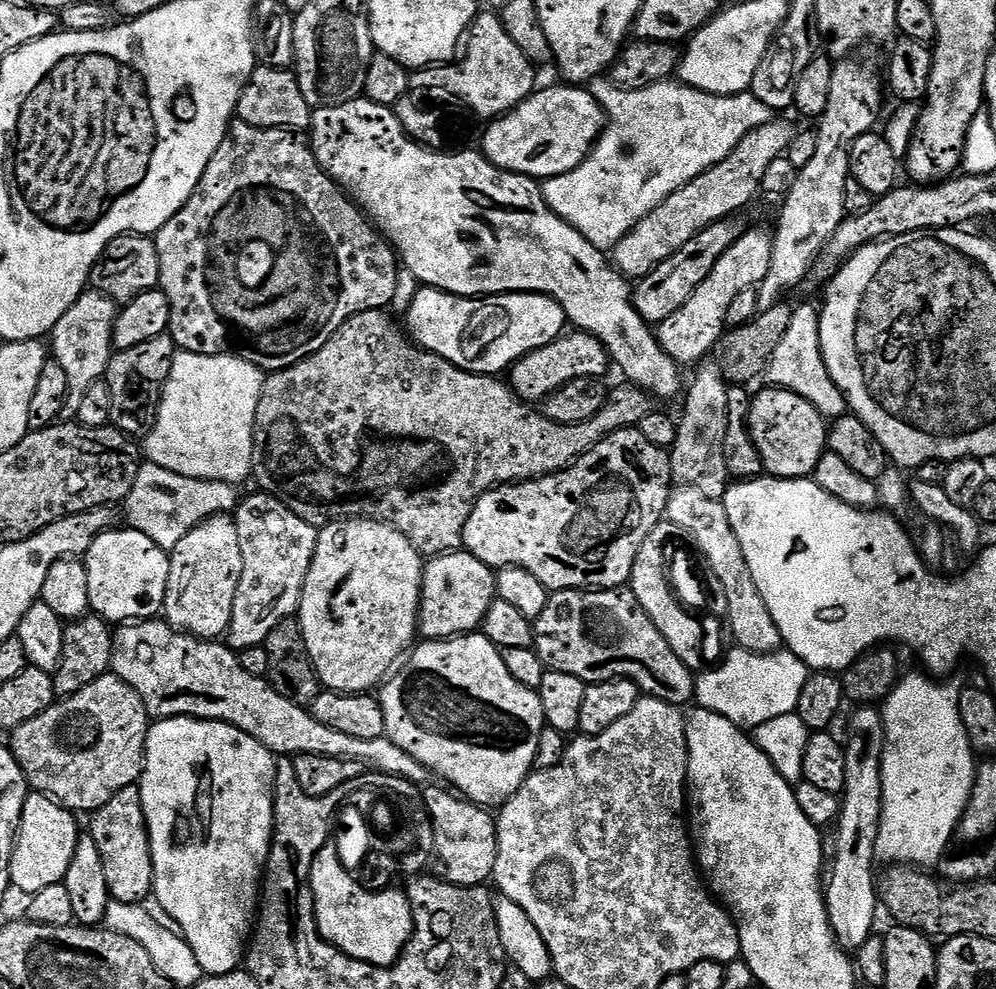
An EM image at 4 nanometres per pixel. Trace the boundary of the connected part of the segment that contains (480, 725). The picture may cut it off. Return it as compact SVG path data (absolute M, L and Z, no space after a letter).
M483 634L453 636L450 640L424 640L423 642L417 643L415 647L407 653L403 663L401 663L378 688L380 709L384 715L384 730L388 739L395 742L397 746L404 750L410 758L414 758L420 763L422 767L427 768L433 777L441 776L445 781L440 780L443 781L445 785L455 789L465 801L481 806L489 806L488 804L496 804L495 806L503 805L504 801L508 800L520 789L522 782L533 771L536 743L540 737L540 732L546 727L539 691L522 686L522 682L510 678L510 670L506 670L500 653L501 649L495 648Z

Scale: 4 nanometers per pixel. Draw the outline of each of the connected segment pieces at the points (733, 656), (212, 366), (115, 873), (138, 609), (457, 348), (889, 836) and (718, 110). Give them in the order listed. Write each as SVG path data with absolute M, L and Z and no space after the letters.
M745 648L732 650L713 672L703 672L696 676L695 703L722 714L722 718L745 730L753 730L772 718L795 713L798 695L810 675L810 669L792 652L748 652Z
M177 351L172 357L172 369L158 396L160 409L156 412L156 425L144 444L147 463L157 464L186 478L217 480L240 486L244 479L252 476L252 427L265 379L261 368L234 355L203 356Z
M130 787L116 792L106 806L91 813L90 820L90 835L102 858L102 874L106 876L109 897L118 904L140 904L147 896L149 899L152 892L152 855L139 791Z
M127 526L120 527L99 532L94 542L88 544L88 551L82 556L89 609L112 626L153 619L164 607L164 590L168 581L169 553L154 542L150 542L146 534Z
M424 286L409 301L406 318L407 335L421 348L438 354L454 366L486 376L496 376L503 368L511 369L526 354L553 344L566 328L560 303L536 292L469 298Z
M920 672L901 675L896 687L882 704L884 749L880 757L880 769L884 809L876 839L876 855L881 861L888 860L884 862L896 866L928 866L924 864L932 864L936 859L937 863L947 853L956 827L964 817L978 763L958 714L961 689L939 684L936 681L939 679Z
M597 78L591 81L590 91L594 99L599 102L600 108L604 111L606 117L606 123L602 128L600 138L596 141L592 151L588 153L588 156L585 157L576 168L561 176L547 177L547 179L543 181L542 191L544 200L548 203L548 209L558 218L565 220L570 226L574 226L574 230L578 230L578 234L582 234L582 238L586 238L586 242L590 242L593 246L601 250L611 250L615 248L616 243L618 243L639 220L646 218L646 214L650 214L650 210L657 208L666 198L670 198L670 194L674 194L674 190L678 190L686 182L698 178L698 174L702 174L710 166L714 166L720 162L722 158L726 158L726 154L730 154L730 150L732 150L750 130L754 130L774 118L773 109L767 108L762 102L758 102L758 98L754 98L751 91L739 92L733 96L715 96L714 94L706 94L697 88L691 88L689 84L679 82L661 82L651 84L645 88L639 88L638 90L628 90L613 84L611 79L608 78Z

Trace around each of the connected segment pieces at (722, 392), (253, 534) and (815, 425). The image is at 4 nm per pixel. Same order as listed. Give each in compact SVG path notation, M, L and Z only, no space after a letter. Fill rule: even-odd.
M715 362L701 363L695 369L692 381L687 381L686 395L683 397L684 409L678 415L676 437L670 449L672 479L680 486L695 486L706 496L723 497L730 483L728 464L724 461L726 449L724 439L730 430L728 415L729 384ZM701 367L701 368L700 368ZM700 368L700 369L699 369ZM688 392L688 397L687 396Z
M255 494L239 501L234 509L238 550L240 551L240 577L236 583L236 593L232 599L232 611L228 613L226 643L229 648L255 648L263 645L264 639L278 626L281 620L287 620L300 607L300 591L316 549L317 529L309 521L298 518L282 502L267 494Z
M764 386L760 393L751 397L746 409L748 416L747 435L754 449L755 455L760 455L760 460L764 463L763 471L769 476L774 476L778 480L799 480L811 477L814 466L818 458L826 450L826 420L821 416L820 411L806 398L794 394L785 388L775 386Z

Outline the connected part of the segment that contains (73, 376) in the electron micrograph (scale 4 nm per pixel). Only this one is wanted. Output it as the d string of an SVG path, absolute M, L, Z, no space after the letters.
M85 290L53 326L50 333L50 352L55 364L61 367L69 393L83 394L89 386L103 377L108 361L114 355L112 323L116 320L117 311L117 305L108 296L95 290Z

